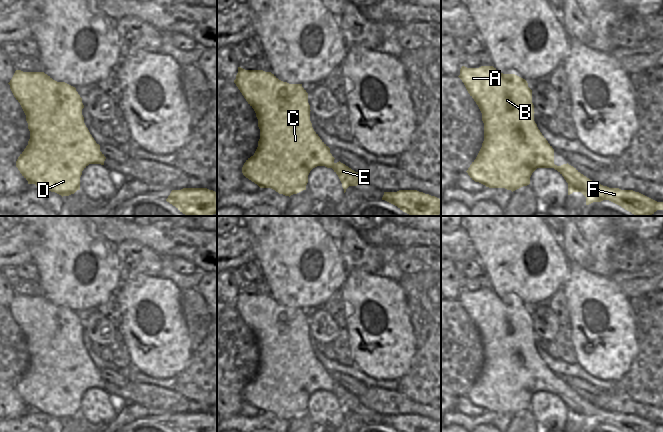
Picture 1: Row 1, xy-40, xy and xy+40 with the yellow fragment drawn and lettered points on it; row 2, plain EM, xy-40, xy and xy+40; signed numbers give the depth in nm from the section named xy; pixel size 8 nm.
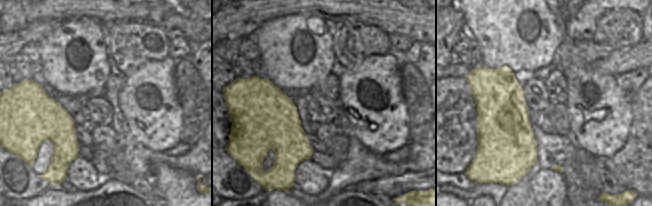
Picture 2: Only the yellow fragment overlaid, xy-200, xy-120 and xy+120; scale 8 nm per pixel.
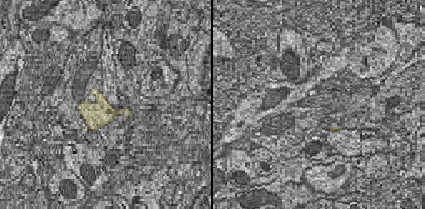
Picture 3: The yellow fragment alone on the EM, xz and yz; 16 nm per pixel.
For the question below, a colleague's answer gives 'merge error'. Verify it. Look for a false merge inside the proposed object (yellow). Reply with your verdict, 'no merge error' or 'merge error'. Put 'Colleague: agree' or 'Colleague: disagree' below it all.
no merge error
Colleague: disagree

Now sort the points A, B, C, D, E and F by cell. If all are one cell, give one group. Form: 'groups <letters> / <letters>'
groups A B C D E F

